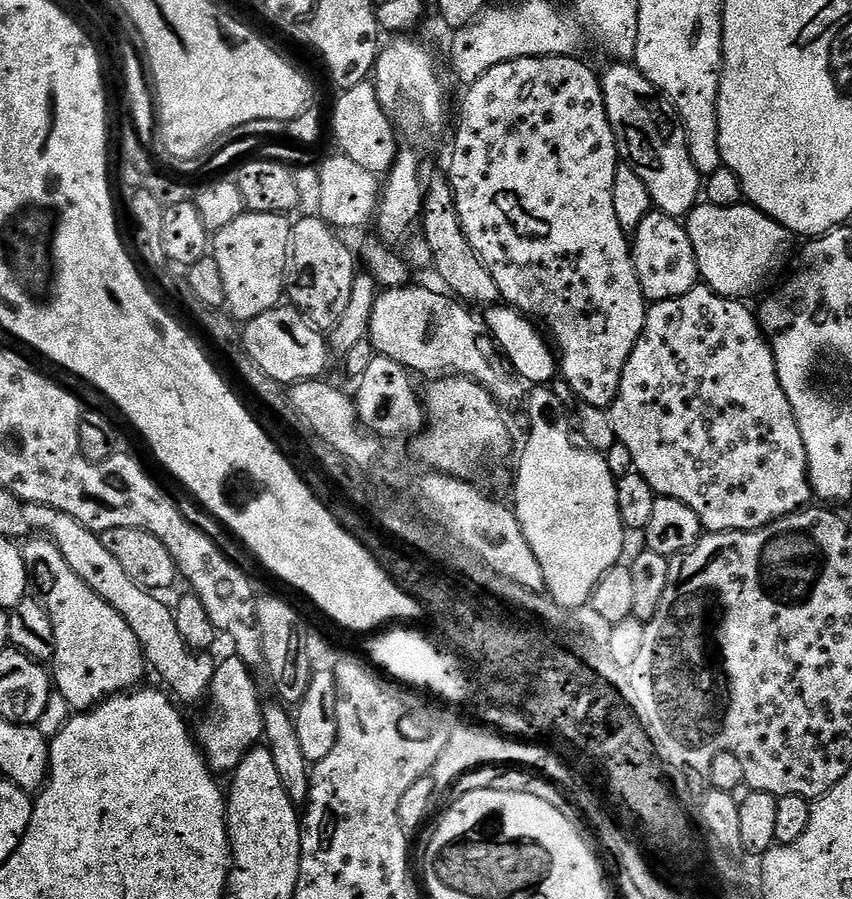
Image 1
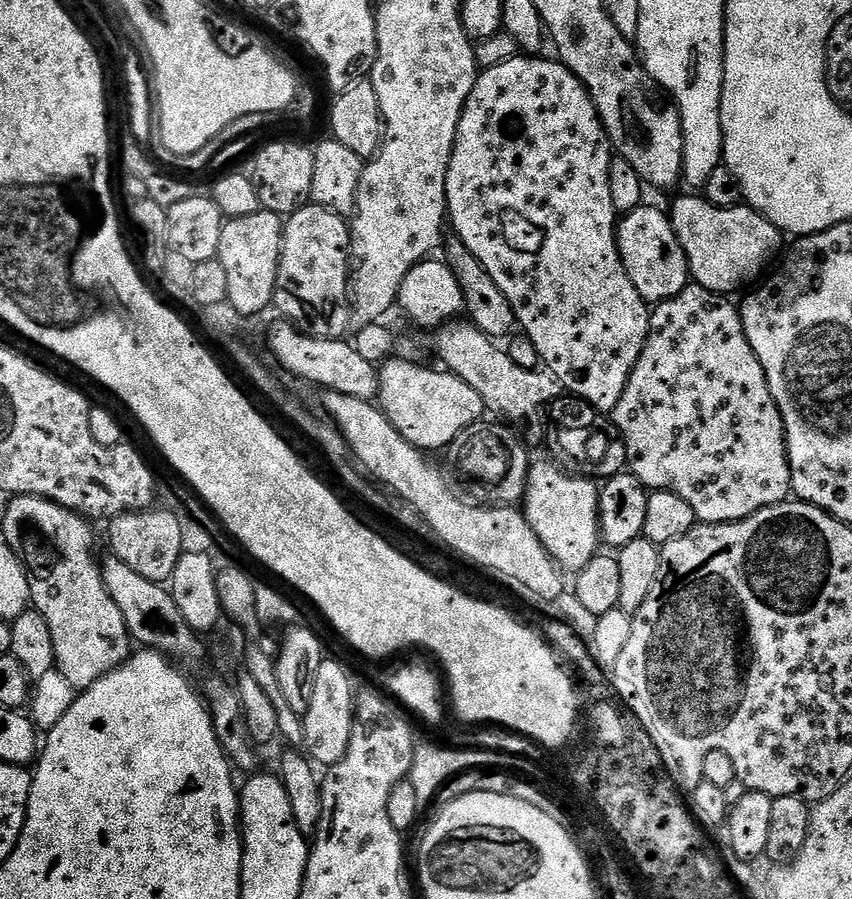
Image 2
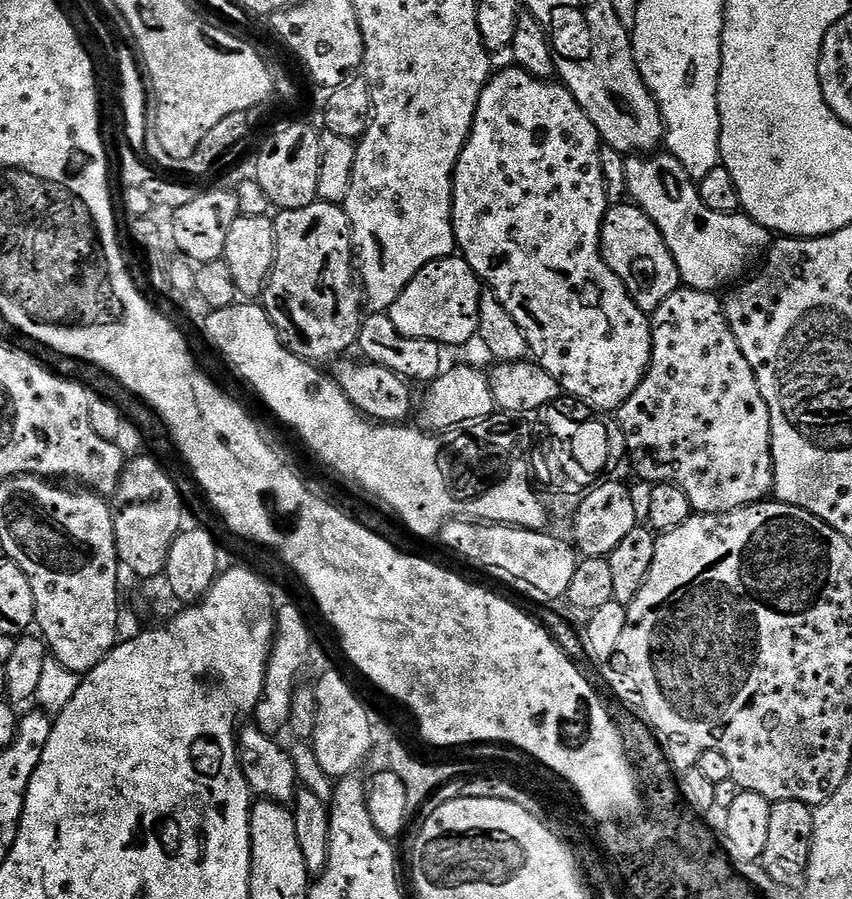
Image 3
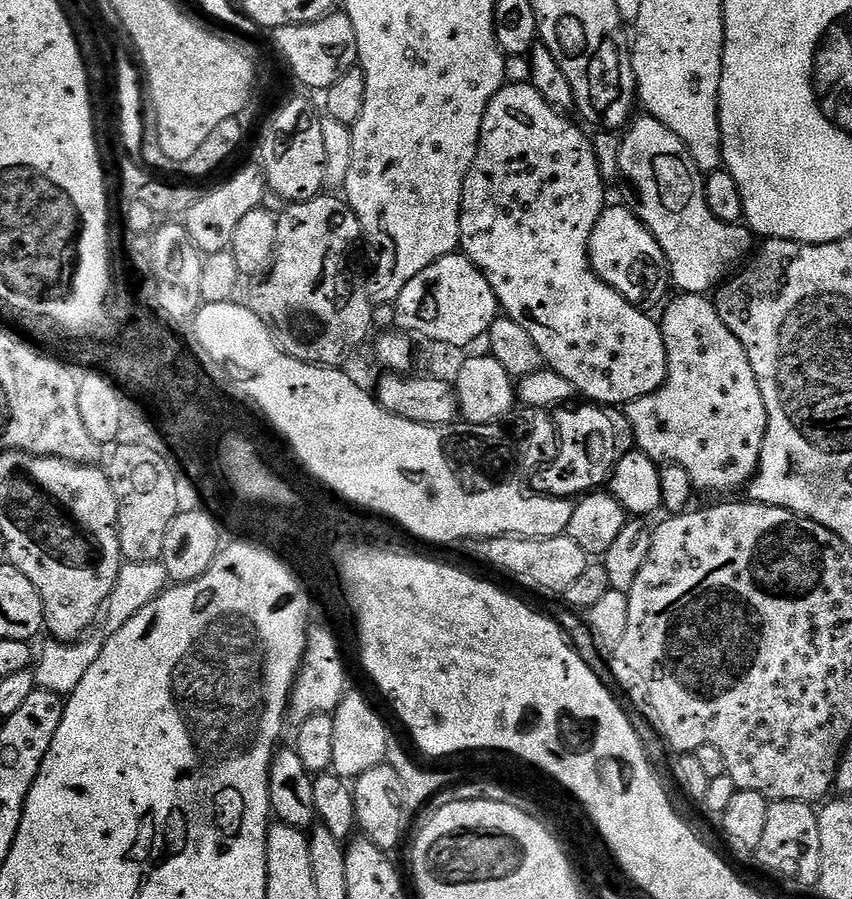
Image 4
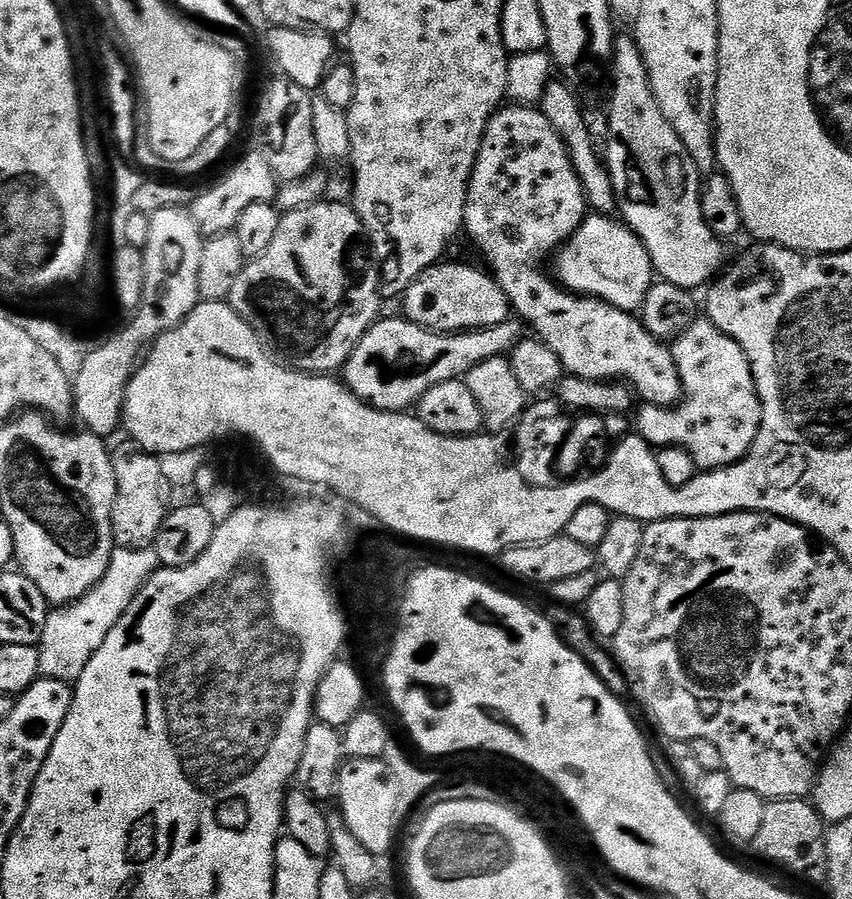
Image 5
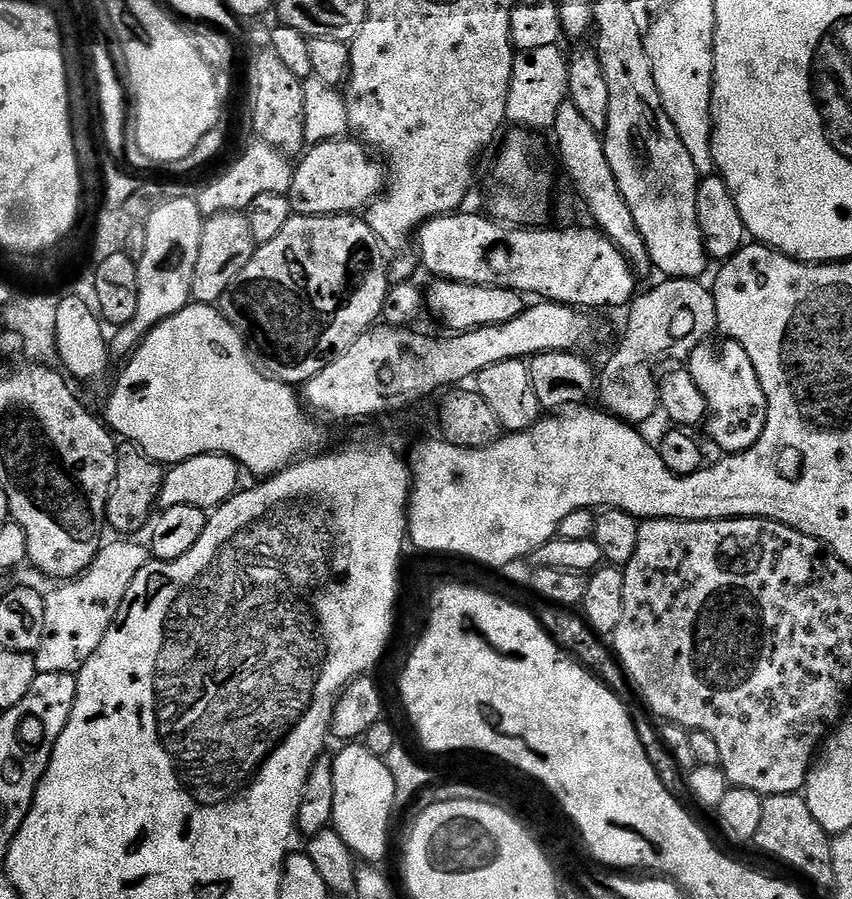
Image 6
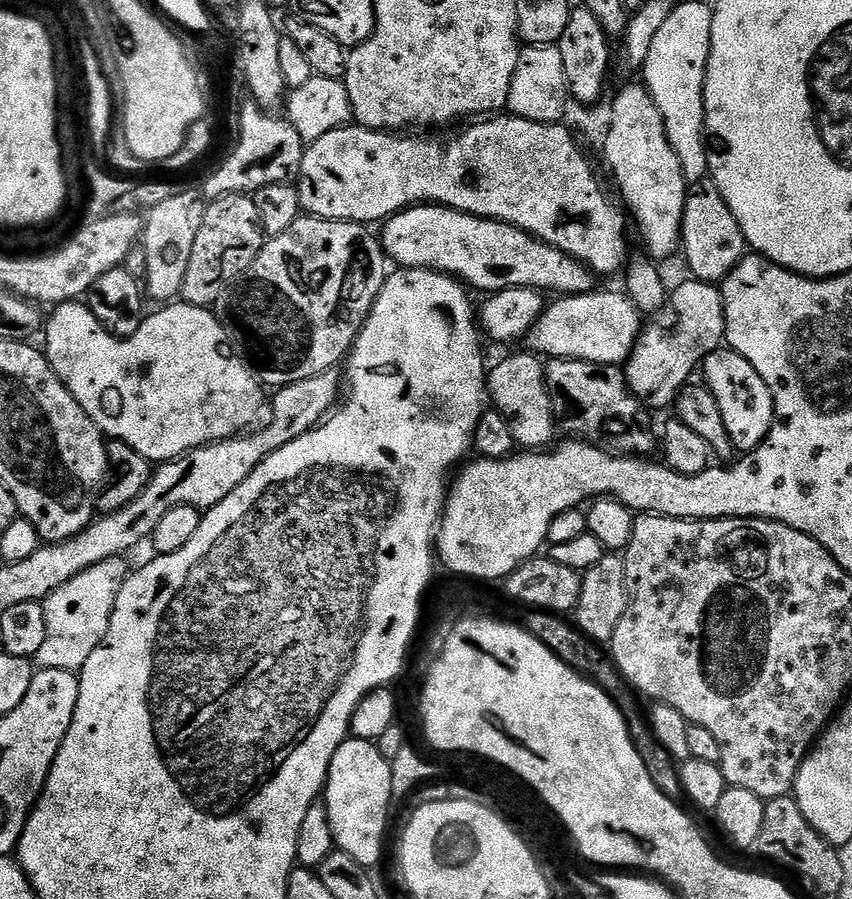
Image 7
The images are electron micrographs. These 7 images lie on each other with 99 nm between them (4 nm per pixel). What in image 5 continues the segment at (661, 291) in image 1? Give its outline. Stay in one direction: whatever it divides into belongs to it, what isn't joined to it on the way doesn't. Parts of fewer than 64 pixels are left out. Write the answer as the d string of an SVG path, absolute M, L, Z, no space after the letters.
M589 214L585 216L582 226L579 230L575 232L566 243L564 243L563 248L559 252L555 253L554 261L556 260L556 272L555 275L558 277L559 283L563 287L567 288L568 291L577 293L581 296L593 296L596 300L604 300L610 306L615 308L621 308L623 312L630 312L633 314L639 313L646 302L647 294L651 290L654 281L657 279L656 270L652 267L652 259L650 254L646 250L646 246L641 240L636 237L635 232L624 223L623 219L615 218L608 214Z

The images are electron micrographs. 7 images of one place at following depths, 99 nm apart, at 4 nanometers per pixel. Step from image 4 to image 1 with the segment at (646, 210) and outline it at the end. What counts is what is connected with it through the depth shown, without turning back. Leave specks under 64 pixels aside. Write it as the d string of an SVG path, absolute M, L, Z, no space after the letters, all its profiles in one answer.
M747 202L733 208L697 203L686 217L686 227L690 246L694 246L699 279L713 292L730 300L743 301L748 298L744 296L759 297L788 260L790 234L781 224Z

